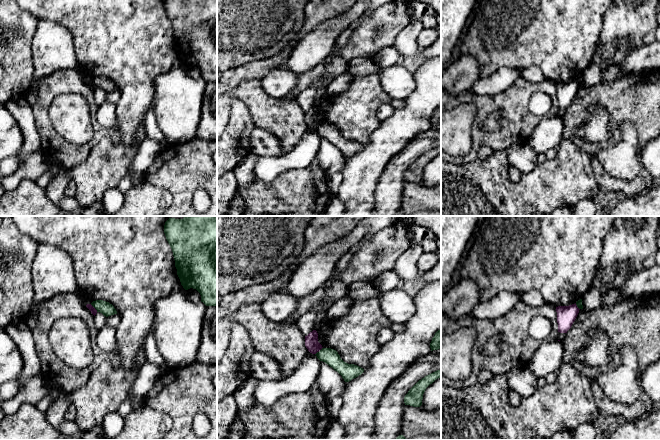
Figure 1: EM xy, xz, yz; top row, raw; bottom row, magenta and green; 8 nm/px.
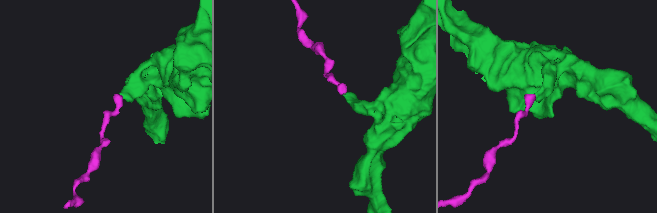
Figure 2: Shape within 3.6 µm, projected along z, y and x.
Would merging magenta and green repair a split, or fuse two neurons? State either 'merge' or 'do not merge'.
do not merge

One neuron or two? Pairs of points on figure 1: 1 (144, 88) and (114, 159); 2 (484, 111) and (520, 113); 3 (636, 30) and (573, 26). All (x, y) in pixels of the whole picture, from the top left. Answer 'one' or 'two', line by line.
1: two
2: one
3: two

